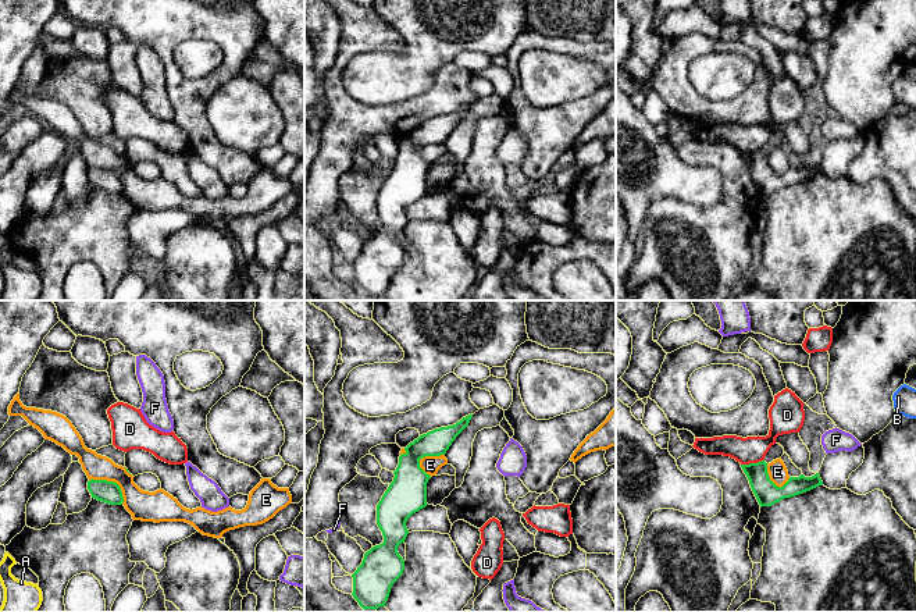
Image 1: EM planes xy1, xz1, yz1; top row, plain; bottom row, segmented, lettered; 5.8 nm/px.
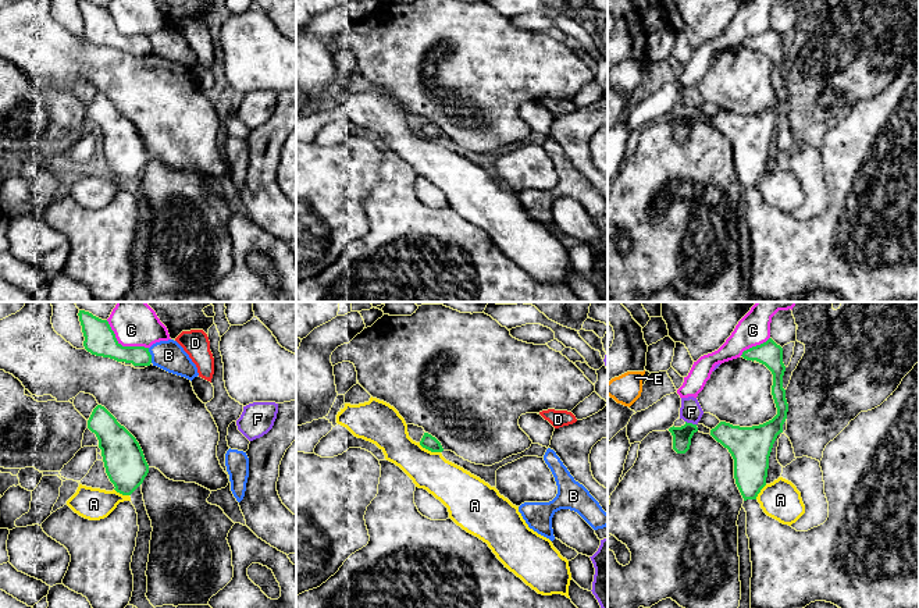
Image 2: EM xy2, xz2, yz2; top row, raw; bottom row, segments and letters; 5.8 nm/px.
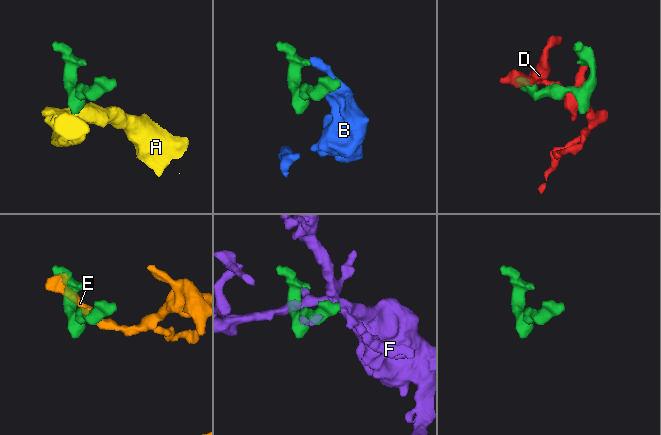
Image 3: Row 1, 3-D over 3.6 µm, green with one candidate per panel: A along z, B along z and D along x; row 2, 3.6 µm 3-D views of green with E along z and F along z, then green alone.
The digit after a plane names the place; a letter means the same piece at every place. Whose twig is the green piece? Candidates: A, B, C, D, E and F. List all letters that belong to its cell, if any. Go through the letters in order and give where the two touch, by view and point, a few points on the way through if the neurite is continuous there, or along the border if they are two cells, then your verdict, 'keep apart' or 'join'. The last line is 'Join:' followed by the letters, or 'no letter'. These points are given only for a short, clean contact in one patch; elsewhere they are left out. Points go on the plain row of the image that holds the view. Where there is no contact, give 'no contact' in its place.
A: meets green in xz2 at (430, 138); border along xz2 (419, 131), (431, 139), (440, 141); keep apart
B: meets green in xy2 at (150, 43); border along xy2 (148, 36), (152, 50); keep apart
C: meets green in xy2 at (121, 34); border along xy2 (106, 9), (114, 25), (123, 34), (143, 34), (148, 36); keep apart
D: meets green in yz1 at (752, 152); keep apart
E: meets green in xy1 at (113, 170); border along xy1 (89, 167), (113, 168), (121, 180), (123, 192); keep apart
F: meets green in yz2 at (691, 112); border along yz2 (686, 109), (695, 113); keep apart
Join: no letter

